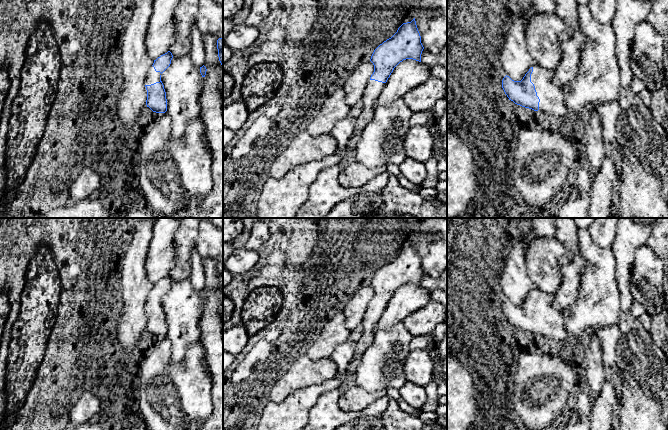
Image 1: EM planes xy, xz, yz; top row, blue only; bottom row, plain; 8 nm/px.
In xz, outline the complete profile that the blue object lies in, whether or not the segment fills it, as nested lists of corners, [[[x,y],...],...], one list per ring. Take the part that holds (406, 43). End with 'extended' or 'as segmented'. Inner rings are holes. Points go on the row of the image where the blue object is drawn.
[[[414,18],[411,22],[403,23],[391,38],[374,50],[370,59],[374,72],[361,99],[363,107],[357,118],[355,131],[362,132],[373,120],[374,106],[394,68],[406,59],[421,62],[423,49]]]; extended

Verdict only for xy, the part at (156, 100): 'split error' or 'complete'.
split error

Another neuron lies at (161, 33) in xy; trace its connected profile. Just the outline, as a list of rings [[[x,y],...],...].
[[[154,0],[146,36],[148,55],[156,60],[170,50],[176,38],[174,12],[181,0]]]

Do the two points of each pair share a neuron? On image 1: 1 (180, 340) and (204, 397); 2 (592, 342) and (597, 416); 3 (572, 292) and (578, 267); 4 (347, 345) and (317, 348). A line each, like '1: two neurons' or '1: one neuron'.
1: two neurons
2: one neuron
3: one neuron
4: two neurons

